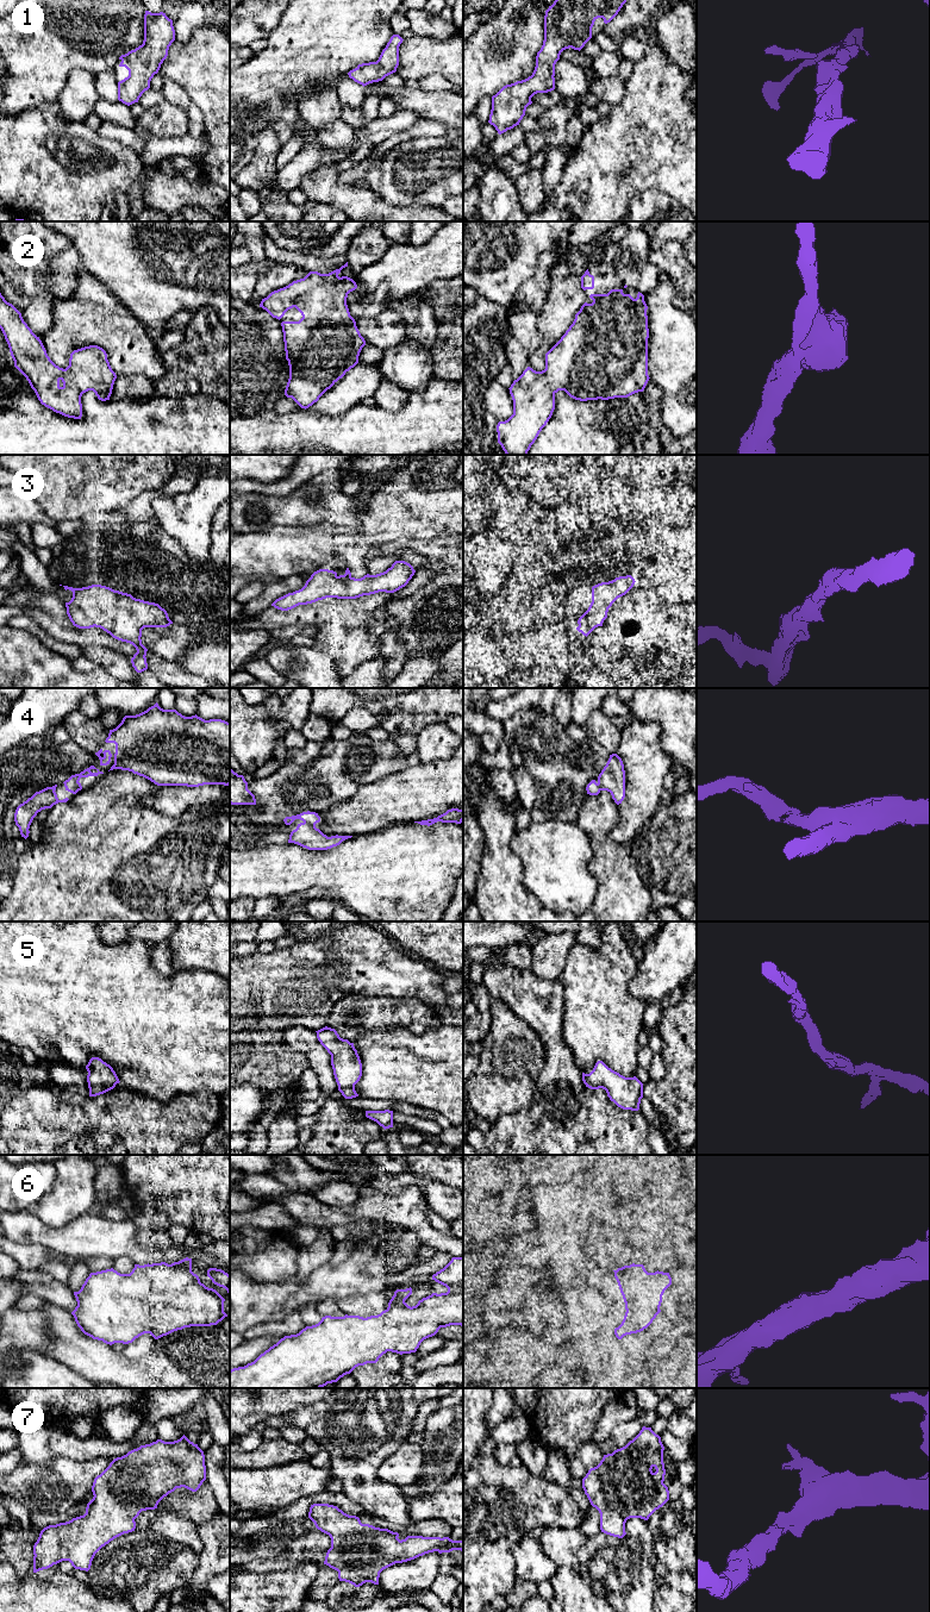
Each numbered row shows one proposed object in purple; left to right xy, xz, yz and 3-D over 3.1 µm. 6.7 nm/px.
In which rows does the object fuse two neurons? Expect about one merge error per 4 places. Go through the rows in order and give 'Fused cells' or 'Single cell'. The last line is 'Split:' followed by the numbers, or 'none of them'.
1: Single cell
2: Single cell
3: Single cell
4: Single cell
5: Single cell
6: Single cell
7: Single cell
Split: none of them

